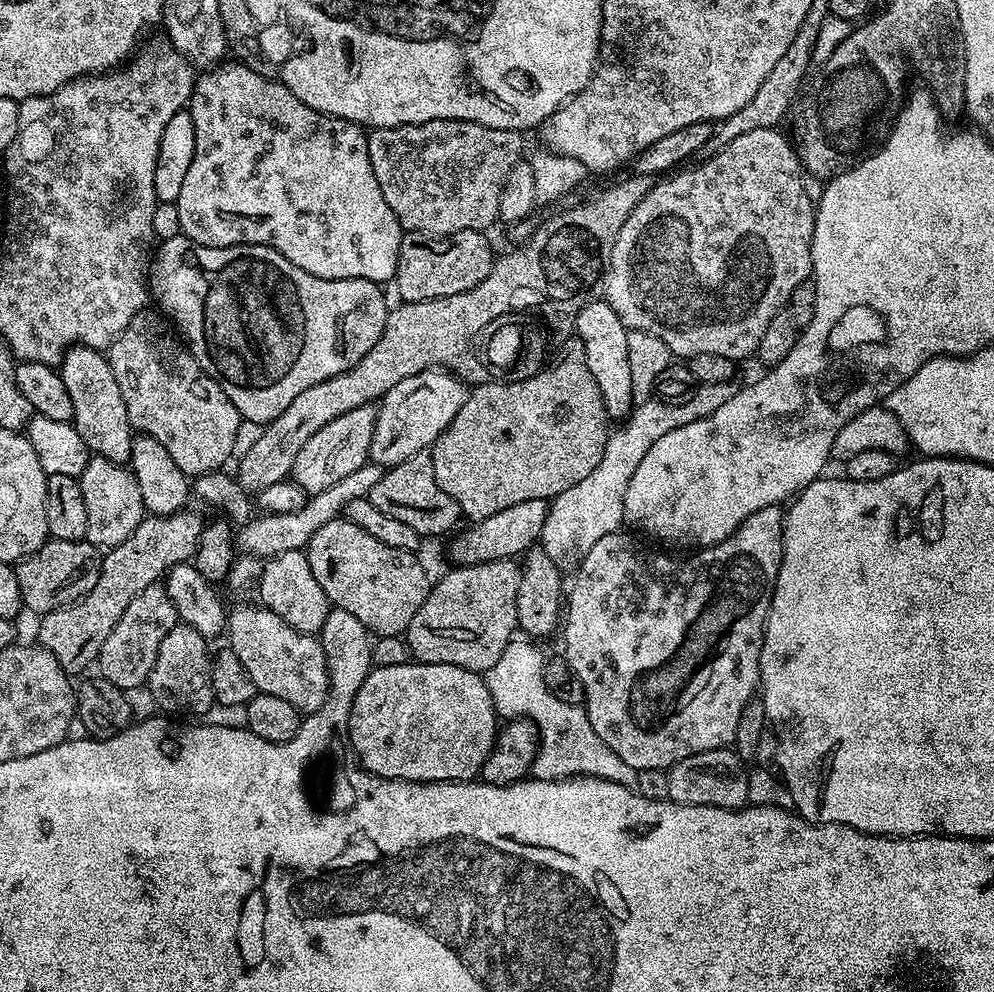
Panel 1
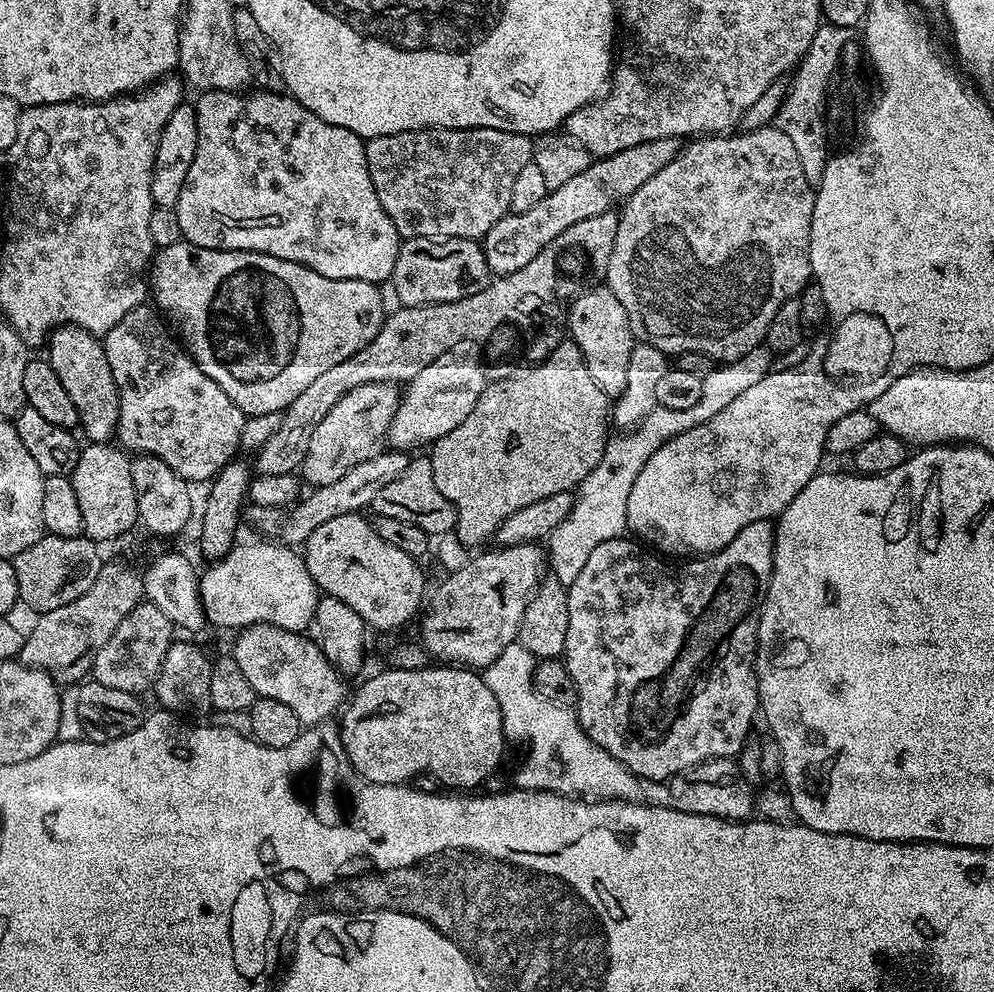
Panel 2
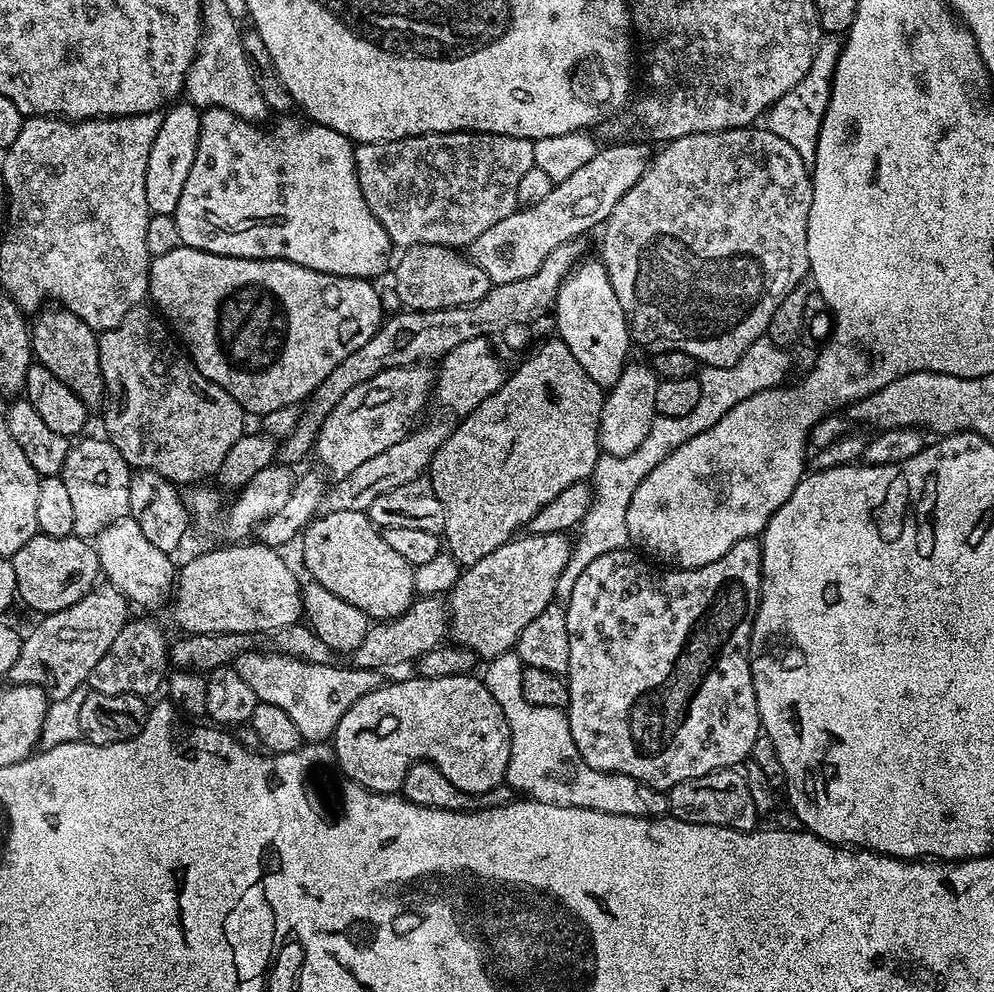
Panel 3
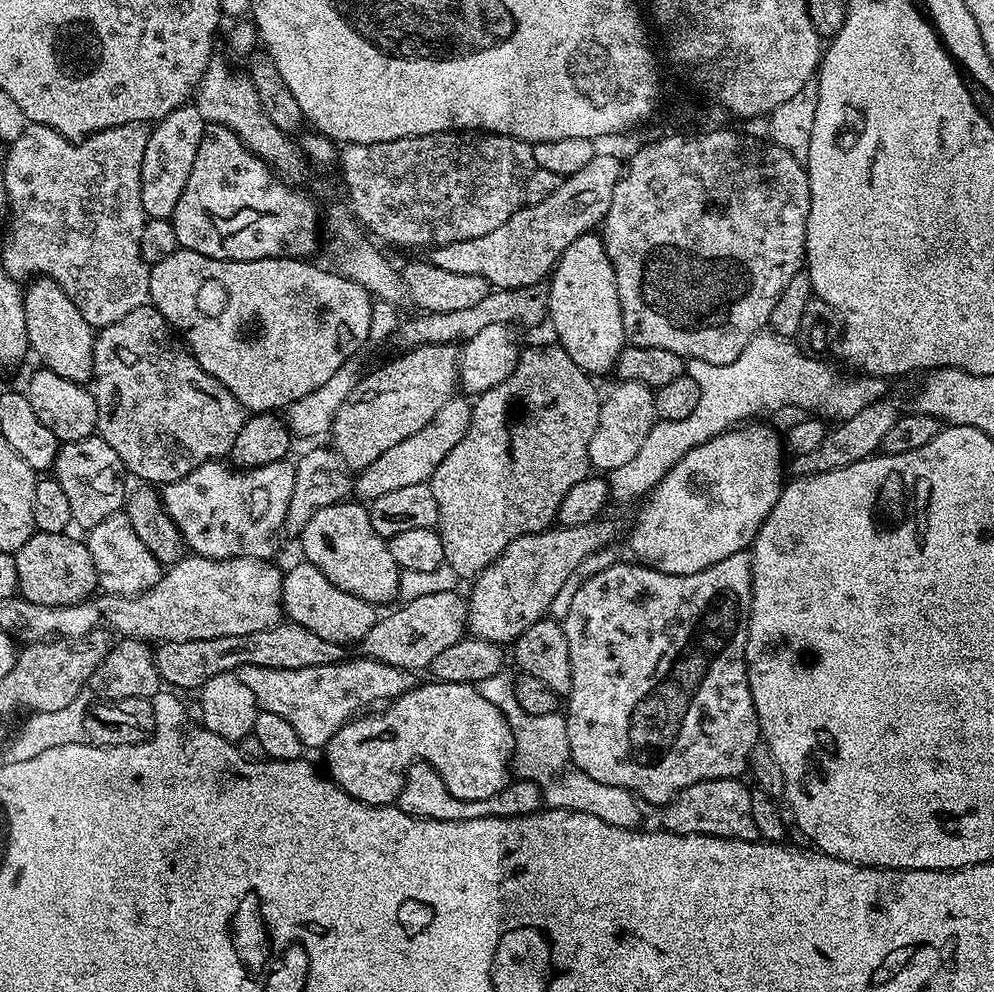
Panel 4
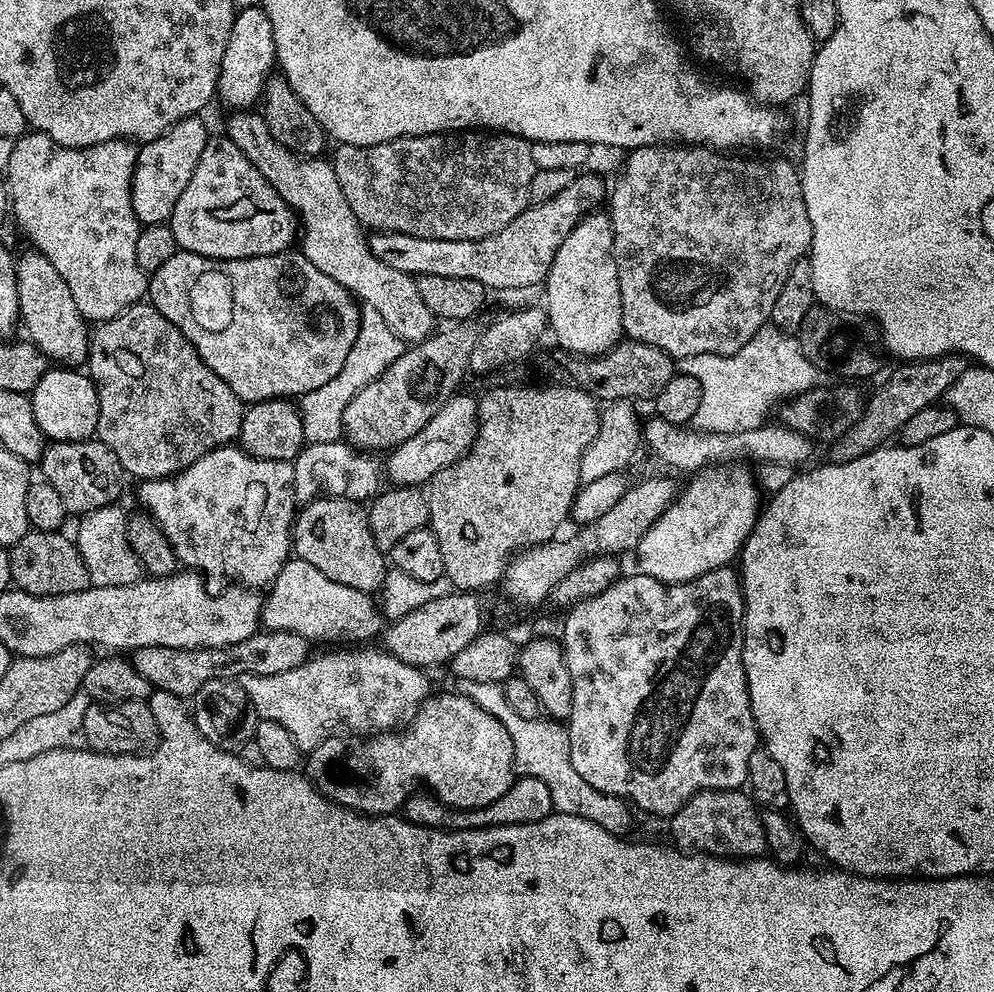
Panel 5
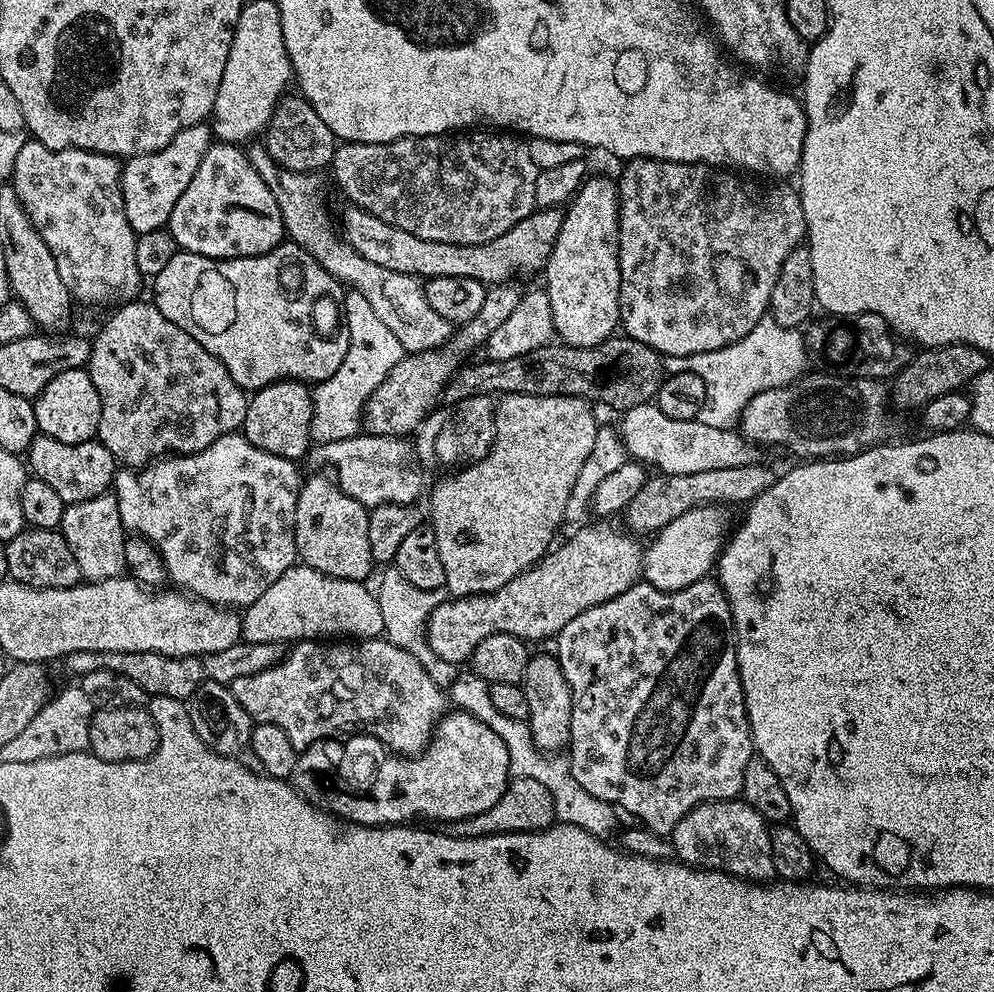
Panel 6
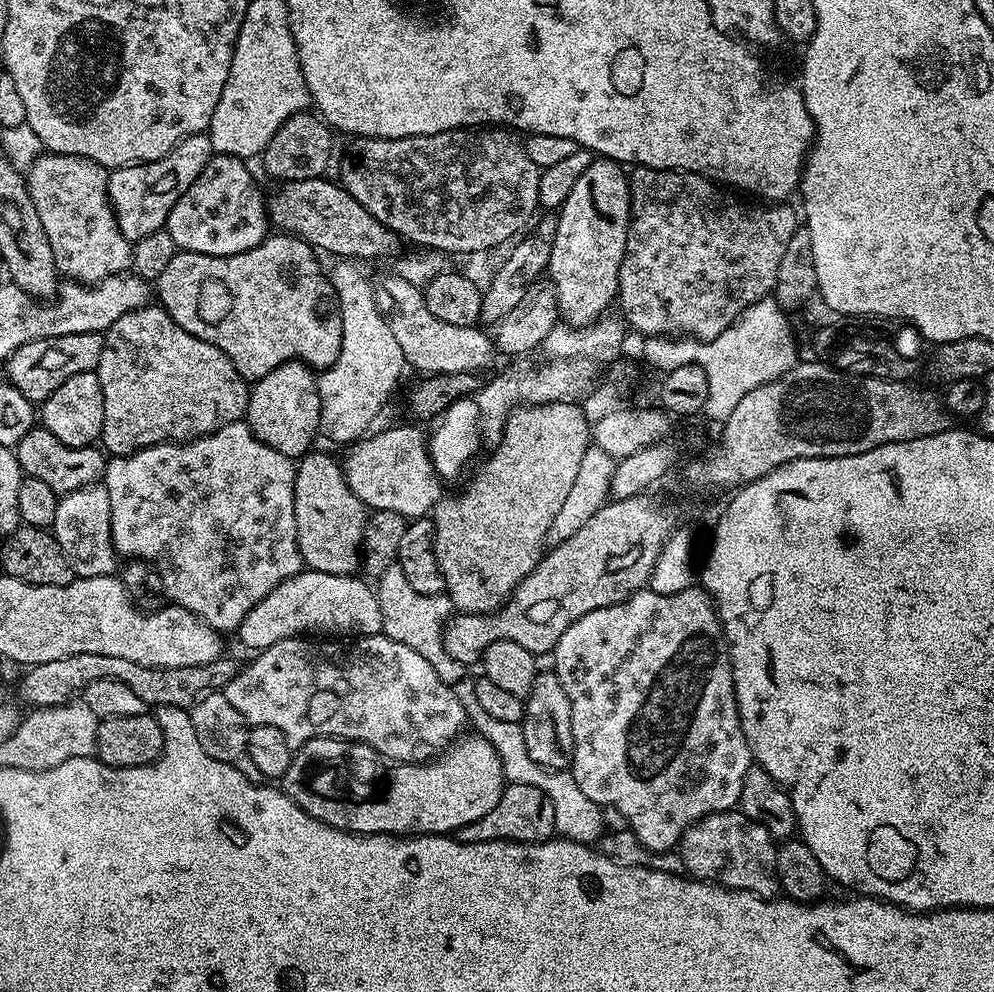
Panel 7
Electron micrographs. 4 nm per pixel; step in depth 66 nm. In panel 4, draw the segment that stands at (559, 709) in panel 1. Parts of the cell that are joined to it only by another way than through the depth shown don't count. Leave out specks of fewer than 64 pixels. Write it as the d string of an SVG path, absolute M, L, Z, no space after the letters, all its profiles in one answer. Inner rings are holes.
M501 670L480 682L478 687L486 702L494 702L506 718L516 743L514 753L514 772L519 779L534 782L542 790L544 802L548 808L564 808L567 812L585 812L610 822L610 826L639 829L641 801L633 793L618 786L606 786L594 782L590 774L578 770L570 754L570 738L566 734L566 722L560 712L531 716L518 706L514 694L513 677Z

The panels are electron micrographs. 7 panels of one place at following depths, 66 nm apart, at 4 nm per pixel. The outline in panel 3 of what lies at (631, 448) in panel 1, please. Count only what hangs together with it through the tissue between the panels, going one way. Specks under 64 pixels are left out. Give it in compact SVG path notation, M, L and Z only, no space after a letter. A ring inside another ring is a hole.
M761 338L753 342L746 350L746 354L742 354L742 358L734 362L734 366L729 368L701 367L698 372L700 381L698 406L694 406L690 414L682 418L657 415L650 426L650 434L646 434L638 450L625 456L601 455L590 477L592 505L578 529L580 537L575 537L571 545L568 565L558 578L555 593L557 601L567 602L571 592L574 591L574 582L578 582L579 576L586 571L586 566L590 566L590 562L594 562L594 558L602 558L602 554L610 554L619 548L629 547L626 510L630 506L630 498L634 498L634 490L638 490L638 484L646 478L646 474L650 474L650 470L654 470L654 466L658 466L662 458L678 450L682 442L690 442L694 434L702 434L702 430L710 430L710 426L714 426L714 422L718 422L722 414L738 406L738 402L750 398L750 394L781 387L789 379L787 378L787 354L788 352L783 347L776 345L772 340Z

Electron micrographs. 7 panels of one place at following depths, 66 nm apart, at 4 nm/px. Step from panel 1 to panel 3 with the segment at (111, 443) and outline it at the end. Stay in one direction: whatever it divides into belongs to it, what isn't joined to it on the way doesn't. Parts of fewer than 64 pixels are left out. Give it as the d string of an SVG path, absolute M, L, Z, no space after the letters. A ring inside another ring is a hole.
M48 306L31 321L32 355L54 378L66 382L78 398L90 410L96 410L104 402L104 379L100 365L100 341L96 329L86 326L78 314L63 306Z

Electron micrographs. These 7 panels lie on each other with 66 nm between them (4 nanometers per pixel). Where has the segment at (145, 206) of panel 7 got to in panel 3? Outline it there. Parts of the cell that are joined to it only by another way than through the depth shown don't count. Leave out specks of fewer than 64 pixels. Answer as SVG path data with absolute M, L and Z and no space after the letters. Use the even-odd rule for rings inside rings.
M176 102L162 115L162 126L158 126L154 146L150 146L150 159L146 162L146 206L153 216L175 216L178 210L178 198L182 198L190 165L194 163L194 154L198 154L200 114L201 109L190 103Z

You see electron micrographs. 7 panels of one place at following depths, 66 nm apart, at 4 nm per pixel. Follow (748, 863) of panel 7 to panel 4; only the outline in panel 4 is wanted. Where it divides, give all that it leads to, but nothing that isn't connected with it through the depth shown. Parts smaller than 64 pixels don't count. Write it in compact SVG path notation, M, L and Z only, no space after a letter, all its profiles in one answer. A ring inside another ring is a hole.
M718 778L686 786L668 804L663 805L663 827L679 836L721 836L735 840L757 839L754 814L750 814L752 792L743 779Z

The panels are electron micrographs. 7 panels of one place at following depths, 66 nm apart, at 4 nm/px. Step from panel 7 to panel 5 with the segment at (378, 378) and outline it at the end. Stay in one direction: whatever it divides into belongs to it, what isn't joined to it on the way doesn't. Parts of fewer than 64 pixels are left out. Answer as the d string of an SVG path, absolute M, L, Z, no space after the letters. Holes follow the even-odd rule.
M360 304L360 325L358 338L354 338L354 346L342 370L326 386L318 386L318 390L310 390L299 397L298 407L302 418L304 439L309 445L315 446L326 442L337 442L344 436L344 415L350 400L362 390L362 386L370 386L374 378L378 378L388 367L404 353L406 344L400 340L386 322L382 322L382 314L374 310L374 306Z

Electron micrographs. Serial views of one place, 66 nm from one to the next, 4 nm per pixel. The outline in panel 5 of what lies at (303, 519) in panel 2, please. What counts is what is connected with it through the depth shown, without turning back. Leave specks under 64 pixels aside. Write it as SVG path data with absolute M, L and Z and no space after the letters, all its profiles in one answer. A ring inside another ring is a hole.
M457 392L442 404L442 409L434 414L430 422L413 438L407 439L394 448L384 464L385 475L397 487L415 487L425 485L434 474L446 465L459 460L471 448L476 440L479 428L479 401L463 392Z

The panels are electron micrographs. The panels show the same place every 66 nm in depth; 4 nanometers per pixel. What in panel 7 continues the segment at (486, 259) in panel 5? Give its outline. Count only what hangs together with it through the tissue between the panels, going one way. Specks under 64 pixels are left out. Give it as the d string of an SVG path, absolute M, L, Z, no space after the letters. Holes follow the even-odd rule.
M310 178L276 186L266 200L271 223L275 227L277 224L281 233L298 236L311 248L336 256L332 258L365 262L394 255L402 245L401 237L378 222L378 218L374 218L374 214L370 214L370 210L366 210L366 206L362 206L358 198L349 194L335 179L328 179Z

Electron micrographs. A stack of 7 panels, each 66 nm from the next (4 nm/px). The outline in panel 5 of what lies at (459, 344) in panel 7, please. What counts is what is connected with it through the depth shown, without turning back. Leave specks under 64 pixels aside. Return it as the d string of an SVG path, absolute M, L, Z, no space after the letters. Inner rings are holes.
M236 110L231 115L233 116L229 118L228 129L226 129L228 139L234 142L234 146L238 146L238 150L242 150L242 154L246 154L246 158L250 158L255 175L259 179L261 176L265 180L261 181L275 195L283 198L295 212L300 231L298 248L303 252L304 257L314 262L314 266L318 266L322 274L334 278L334 282L338 282L347 292L352 293L360 304L374 306L374 310L382 314L382 322L386 322L386 326L390 326L390 330L394 330L394 334L400 340L413 345L419 344L421 340L432 335L434 317L426 302L422 302L422 294L418 294L416 280L402 270L393 270L391 266L386 266L386 262L374 258L365 229L354 214L354 210L350 210L350 202L346 202L346 194L342 194L342 186L338 186L338 174L334 174L331 163L324 158L299 156L286 150L286 146L282 146L282 142L278 142L278 138L270 134L270 126L266 126L263 115L259 111Z

